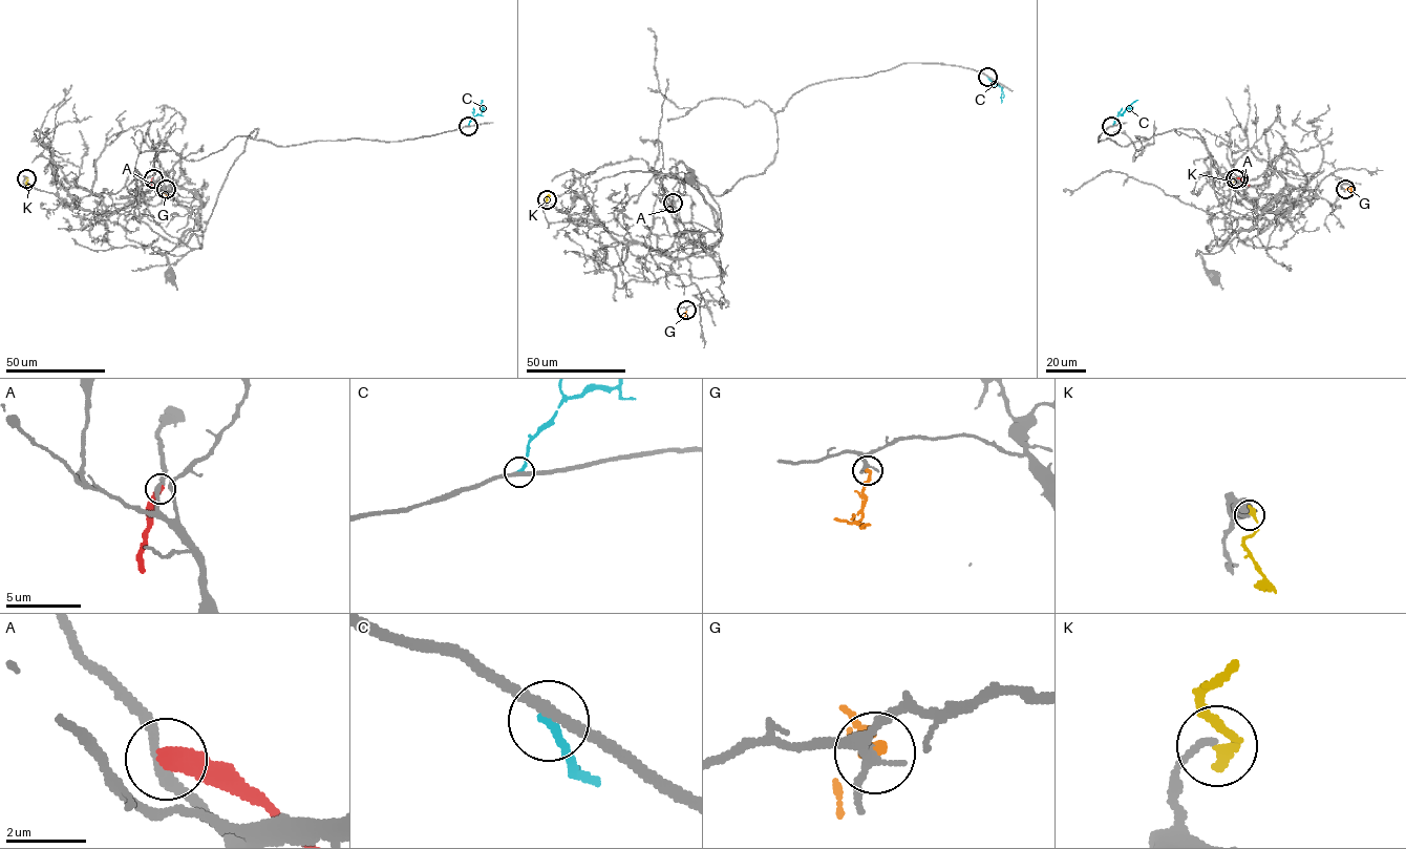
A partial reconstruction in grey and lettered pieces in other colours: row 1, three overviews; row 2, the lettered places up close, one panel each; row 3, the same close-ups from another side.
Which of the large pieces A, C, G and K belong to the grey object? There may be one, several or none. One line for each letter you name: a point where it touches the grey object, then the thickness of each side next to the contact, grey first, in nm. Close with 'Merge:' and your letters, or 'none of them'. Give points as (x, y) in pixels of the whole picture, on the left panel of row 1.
Merge: none of them

